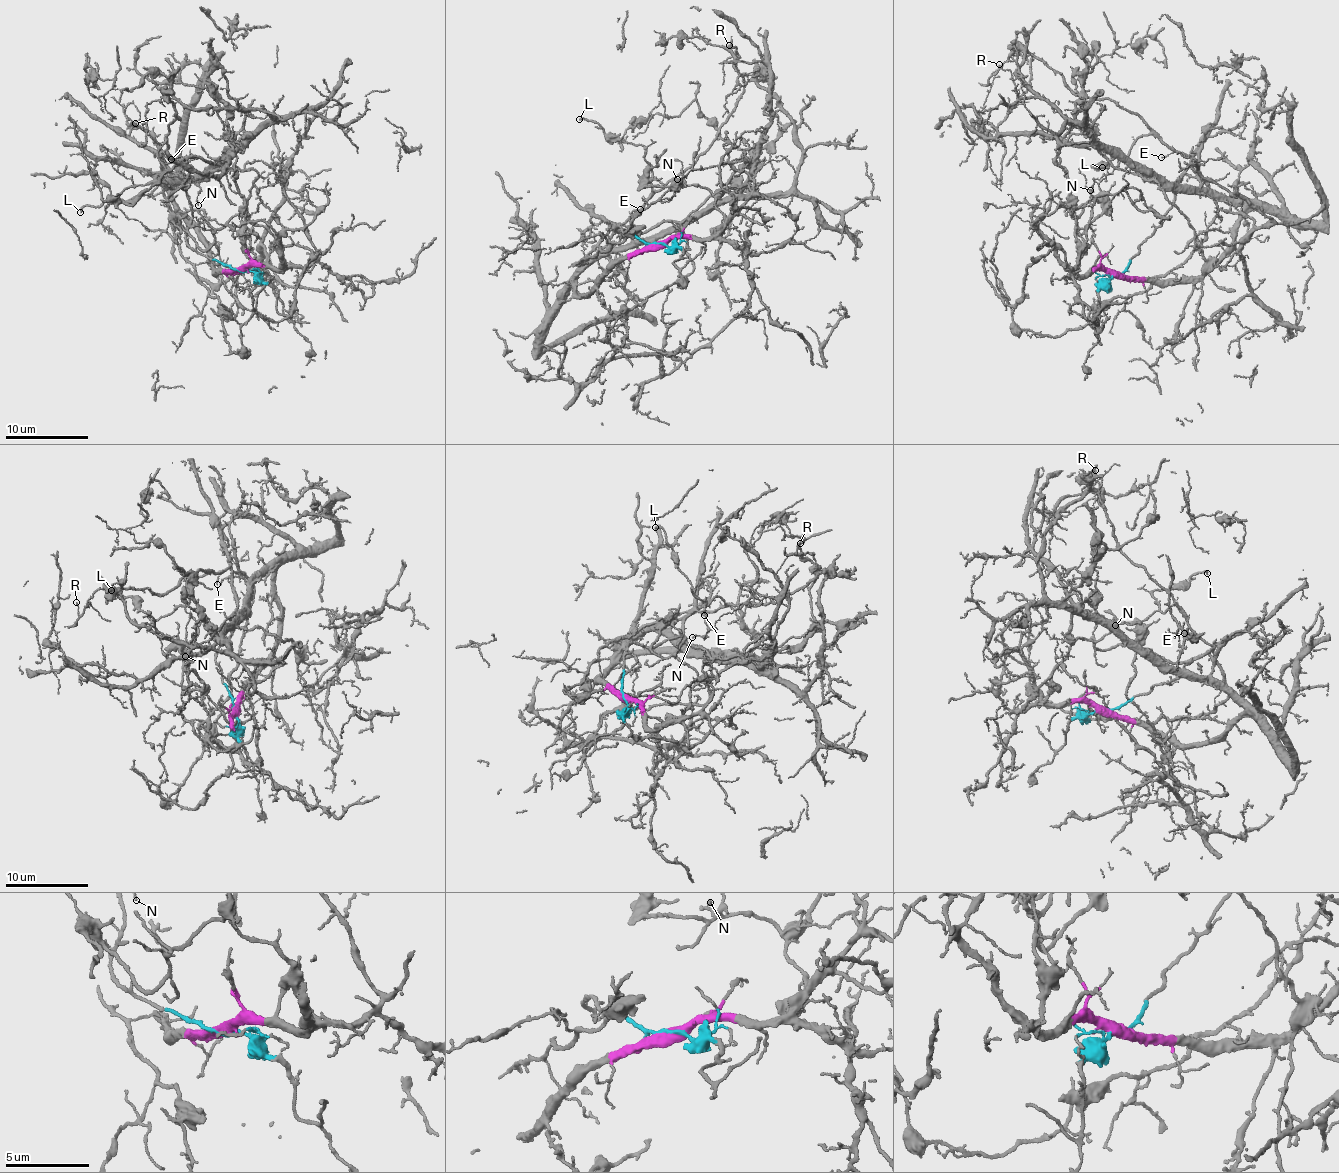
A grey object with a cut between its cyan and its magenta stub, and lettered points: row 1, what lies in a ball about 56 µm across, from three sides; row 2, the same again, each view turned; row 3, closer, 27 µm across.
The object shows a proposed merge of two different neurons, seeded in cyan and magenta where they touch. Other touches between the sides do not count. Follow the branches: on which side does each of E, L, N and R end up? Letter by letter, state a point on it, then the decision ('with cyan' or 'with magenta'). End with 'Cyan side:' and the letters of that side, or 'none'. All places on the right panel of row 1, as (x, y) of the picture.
E: (1161, 157) | with cyan
L: (1102, 167) | with cyan
N: (1090, 190) | with cyan
R: (999, 64) | with cyan
Cyan side: E, L, N, R

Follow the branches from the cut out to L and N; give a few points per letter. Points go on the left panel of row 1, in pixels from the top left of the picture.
L: (240, 271), (187, 244), (192, 205), (163, 155), (167, 141), (158, 150), (166, 172), (148, 194), (81, 212)
N: (240, 271), (187, 244), (187, 185), (163, 155), (167, 141), (160, 145), (169, 175), (197, 182), (199, 205)

